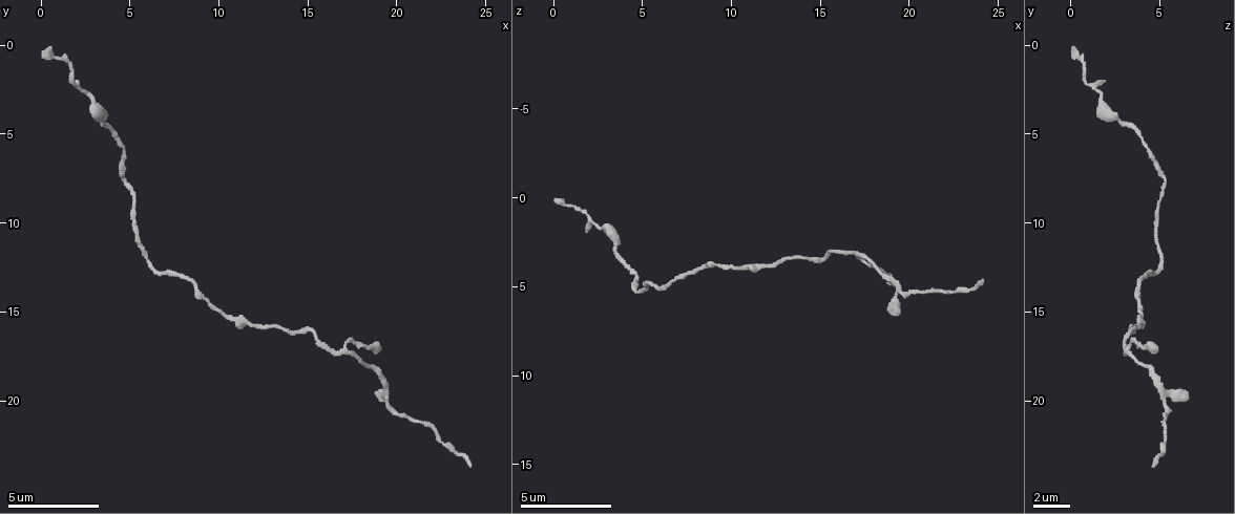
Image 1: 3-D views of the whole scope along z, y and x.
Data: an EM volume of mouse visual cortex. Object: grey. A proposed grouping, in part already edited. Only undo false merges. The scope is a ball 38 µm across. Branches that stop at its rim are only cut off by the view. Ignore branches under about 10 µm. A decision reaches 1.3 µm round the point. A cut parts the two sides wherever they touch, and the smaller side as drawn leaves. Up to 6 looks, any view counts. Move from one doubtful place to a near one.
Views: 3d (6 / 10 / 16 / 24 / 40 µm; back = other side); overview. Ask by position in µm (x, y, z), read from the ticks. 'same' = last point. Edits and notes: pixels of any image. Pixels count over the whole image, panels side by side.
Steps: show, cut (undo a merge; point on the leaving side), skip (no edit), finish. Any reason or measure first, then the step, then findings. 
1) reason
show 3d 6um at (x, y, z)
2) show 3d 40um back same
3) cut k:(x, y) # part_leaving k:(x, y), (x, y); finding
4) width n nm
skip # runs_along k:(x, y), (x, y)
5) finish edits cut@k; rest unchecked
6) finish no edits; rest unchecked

show 3d 6um at (9.0, 14.1, 3.7)

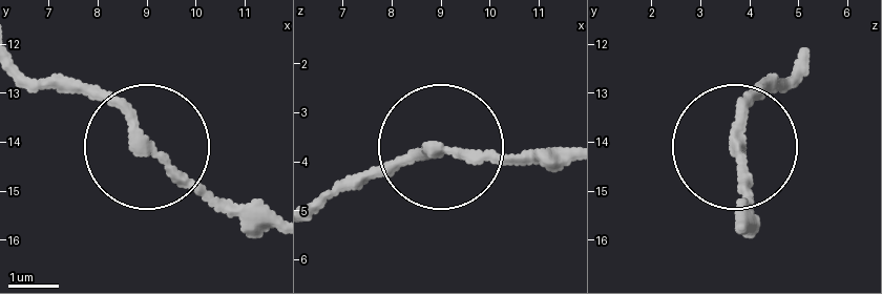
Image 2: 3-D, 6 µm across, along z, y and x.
skip # runs_along 2:(445, 149), (361, 174); one neuron here

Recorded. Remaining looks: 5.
thin neck
show 3d 10um at (5.2, 9.0, 4.8)

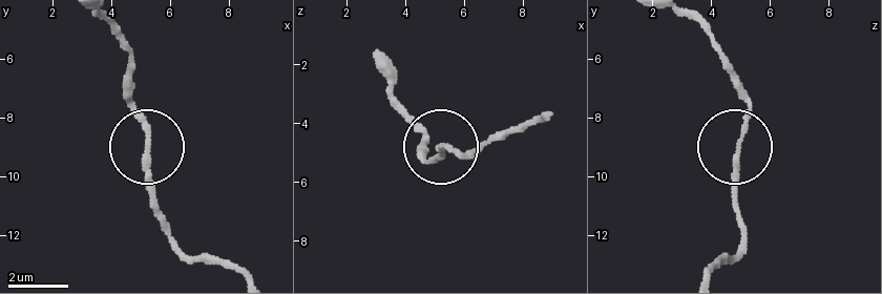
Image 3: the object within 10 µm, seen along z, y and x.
skip # runs_along 3:(238, 273), (201, 260), (173, 235), (155, 198), (125, 72); all the same neuron

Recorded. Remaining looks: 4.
thin arm on a thick one
show 3d 6um at (19.3, 20.0, 5.2)

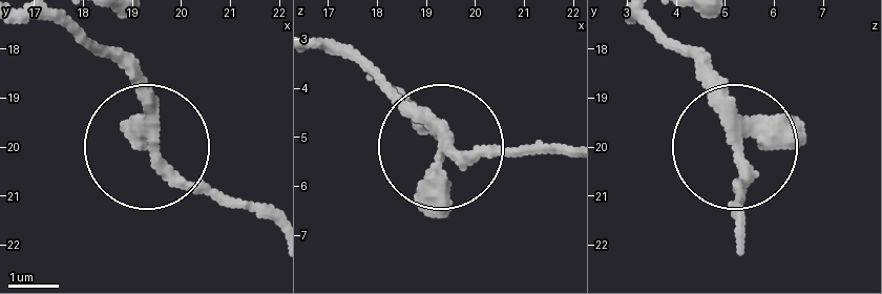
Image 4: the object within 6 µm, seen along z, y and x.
show 3d 6um back at (19.40, 19.90, 5.20)

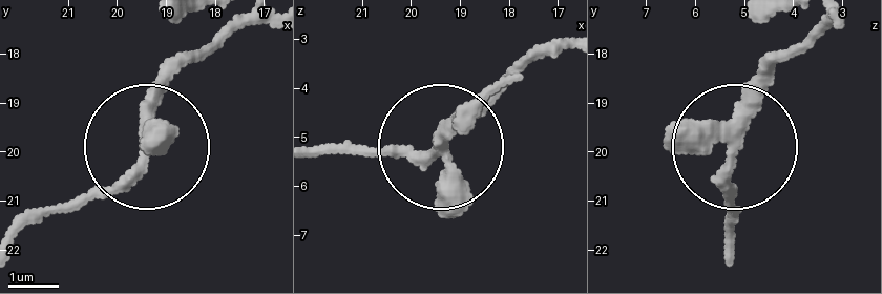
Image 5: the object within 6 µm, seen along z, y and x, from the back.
arms 3
skip # runs_along 5:(226, 24), (159, 100), (138, 163), (41, 221); continuous, no second neuron

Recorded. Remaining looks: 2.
finish no edits; rest unchecked

